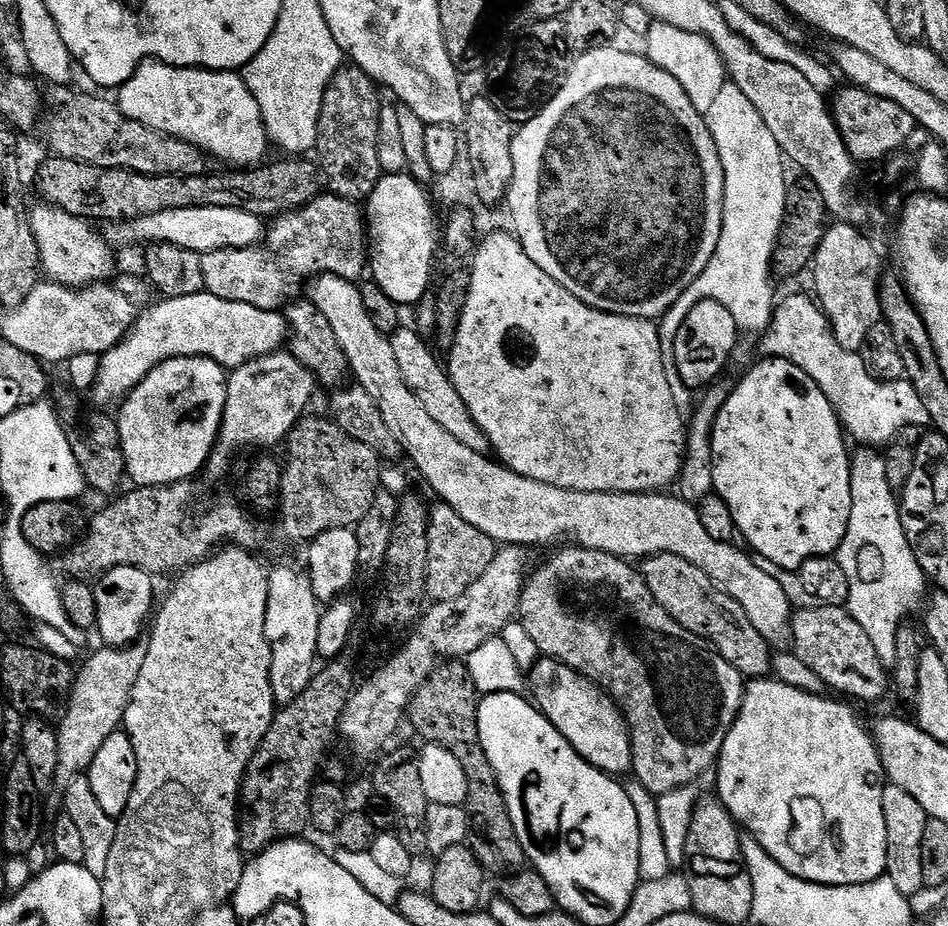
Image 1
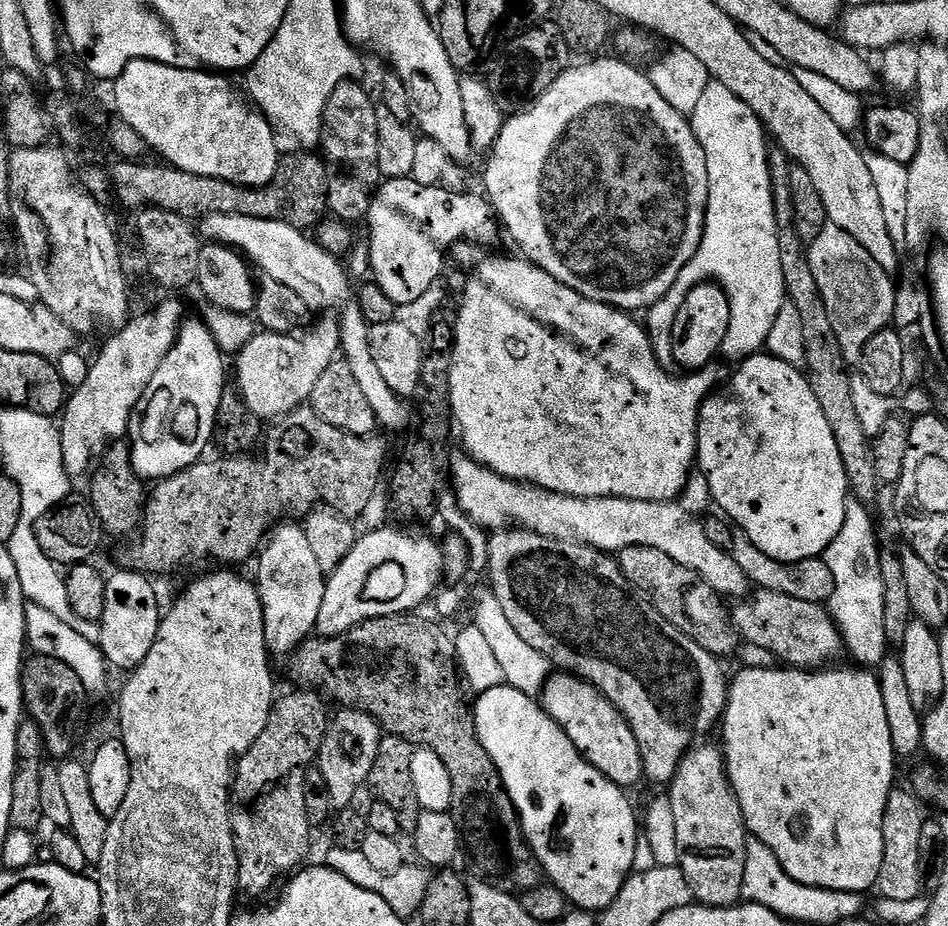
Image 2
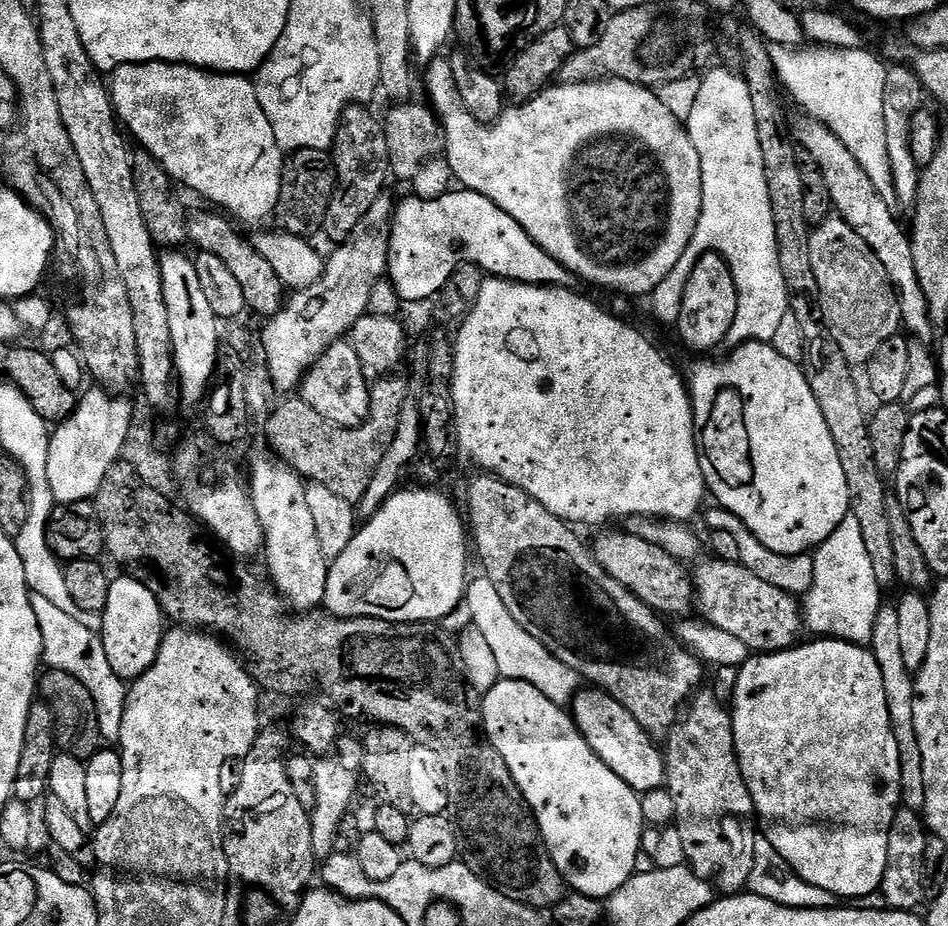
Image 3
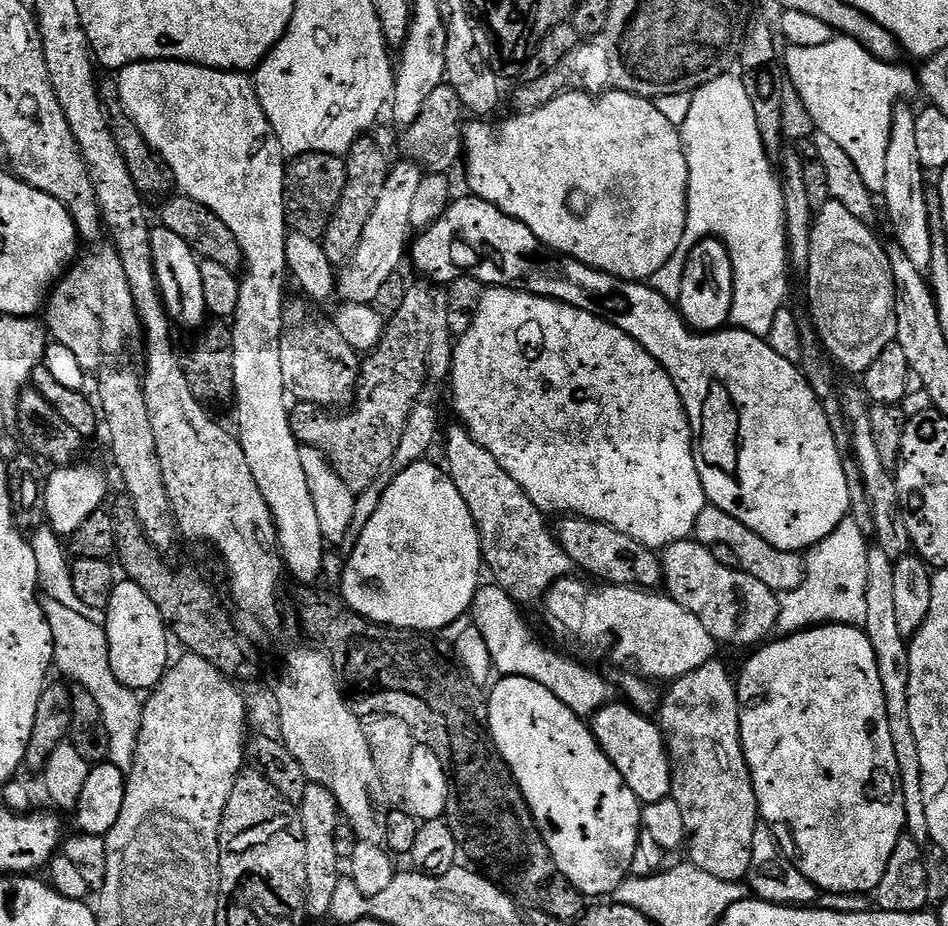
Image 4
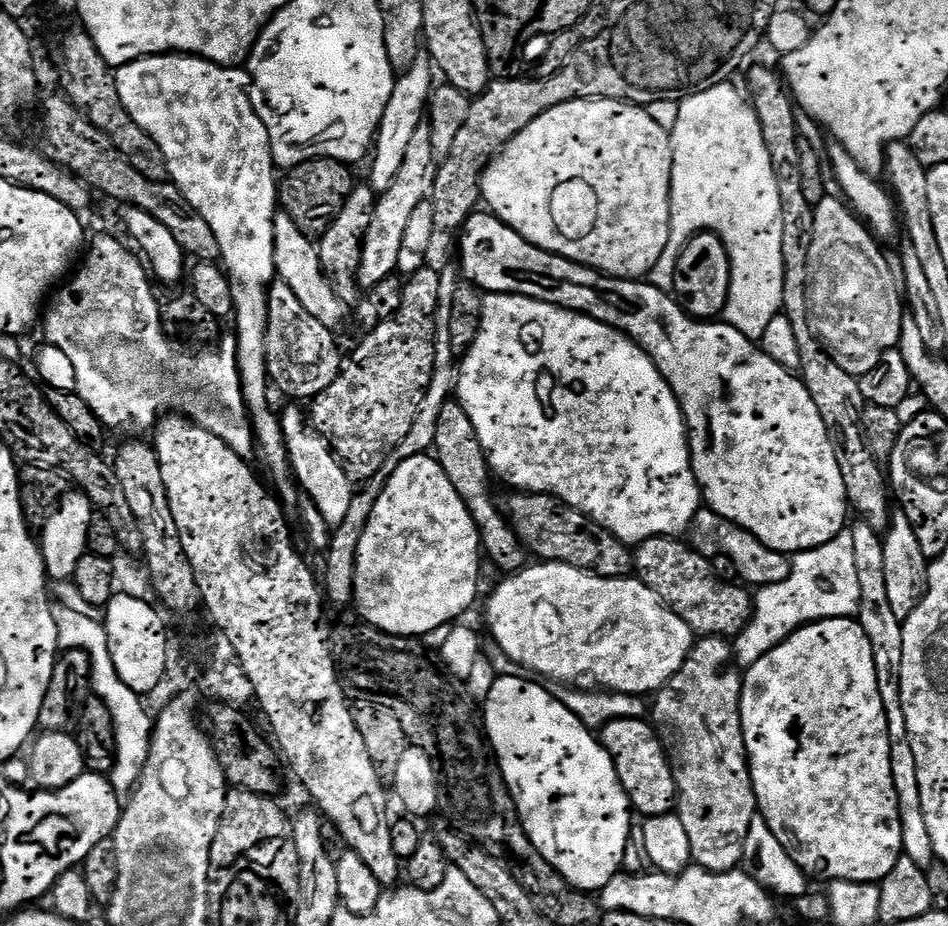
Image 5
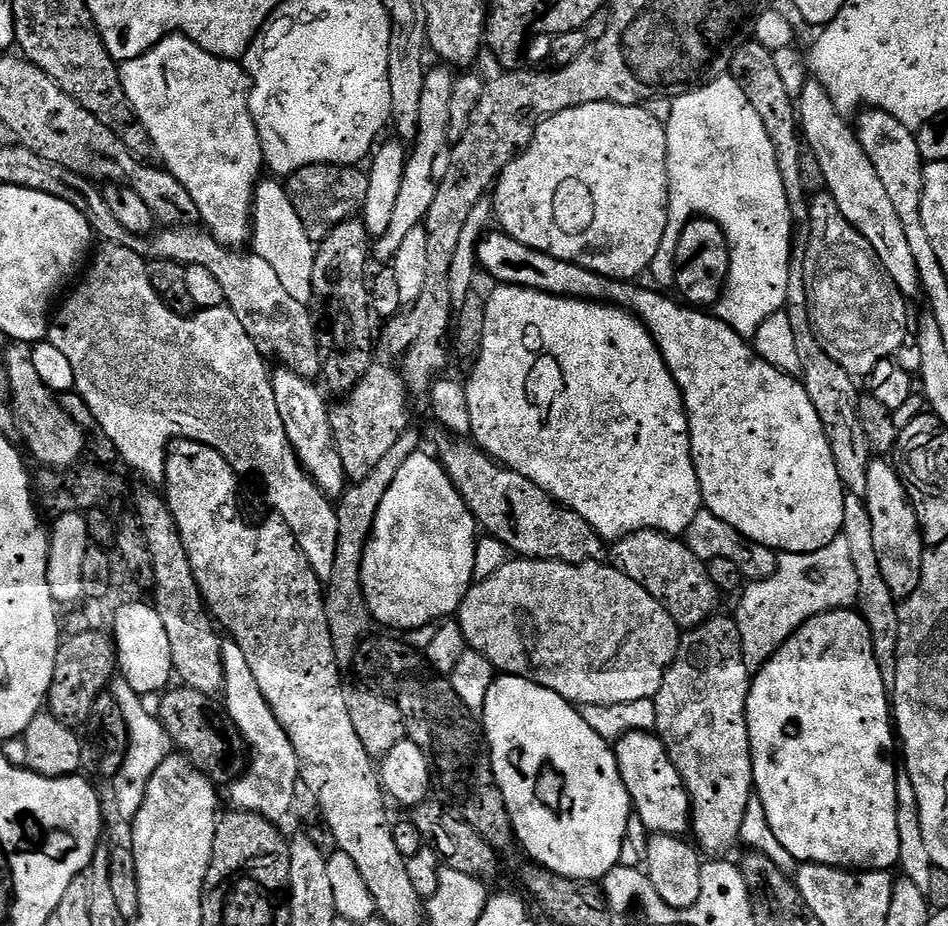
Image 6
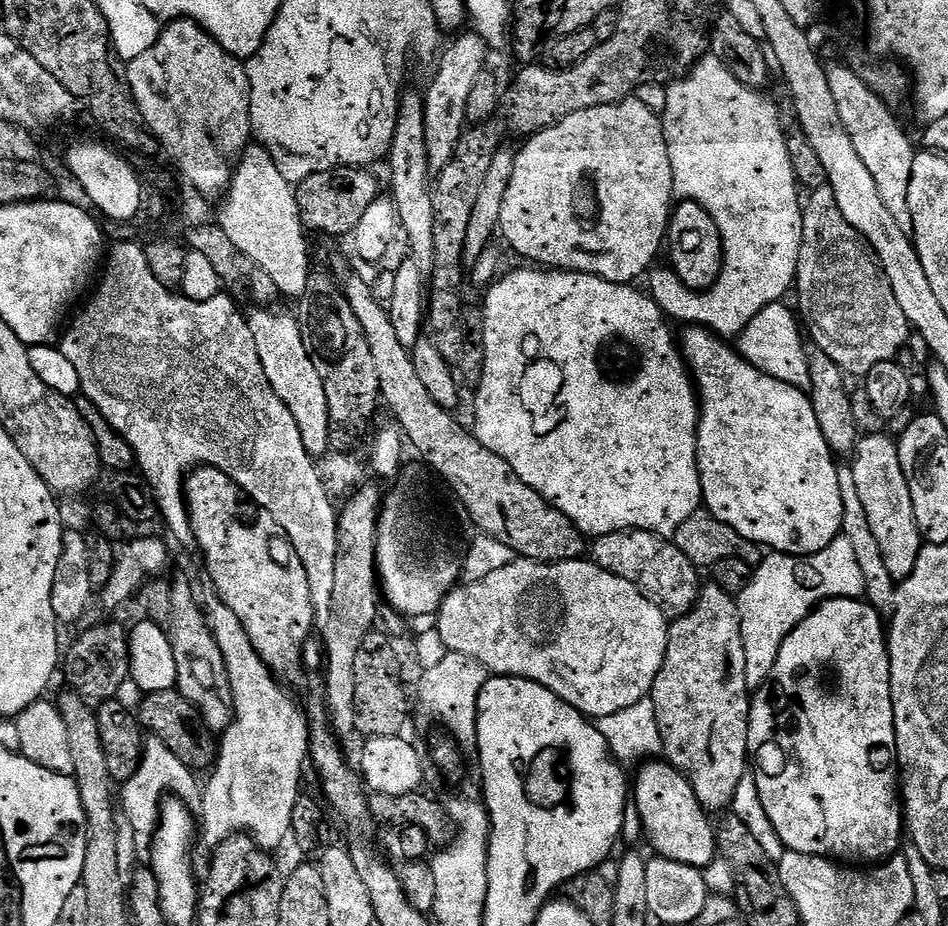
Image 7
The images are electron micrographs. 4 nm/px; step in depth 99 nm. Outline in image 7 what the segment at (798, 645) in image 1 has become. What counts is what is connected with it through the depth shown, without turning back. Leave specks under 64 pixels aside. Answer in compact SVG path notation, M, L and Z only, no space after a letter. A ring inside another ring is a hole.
M633 530L595 537L590 544L590 559L602 570L626 578L626 582L650 598L666 617L685 616L700 596L702 579L696 573L699 572L697 565L692 564L671 539L657 536L655 532Z

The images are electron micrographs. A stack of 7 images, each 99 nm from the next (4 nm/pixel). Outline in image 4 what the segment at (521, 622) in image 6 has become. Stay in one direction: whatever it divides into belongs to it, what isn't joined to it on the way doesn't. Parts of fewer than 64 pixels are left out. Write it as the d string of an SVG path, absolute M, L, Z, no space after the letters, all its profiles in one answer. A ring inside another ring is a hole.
M572 579L558 580L548 589L548 612L578 643L585 644L588 648L612 648L614 663L628 664L624 666L631 666L658 682L671 682L679 676L698 670L698 666L706 666L706 662L717 659L718 645L710 630L706 630L706 626L702 626L702 622L698 622L698 618L694 618L690 610L678 606L678 602L674 602L666 594L639 586L618 584L596 586L600 588L592 588L588 592L582 581Z

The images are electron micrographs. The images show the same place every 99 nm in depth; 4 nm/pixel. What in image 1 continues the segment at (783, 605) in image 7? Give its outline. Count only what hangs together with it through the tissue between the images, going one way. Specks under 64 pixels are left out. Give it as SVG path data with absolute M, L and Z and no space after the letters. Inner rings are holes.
M860 446L851 453L850 490L852 509L846 538L842 538L838 559L848 583L848 613L870 634L878 658L886 666L895 662L895 635L900 625L926 604L926 577L900 521L897 493L887 480L885 457L872 446Z

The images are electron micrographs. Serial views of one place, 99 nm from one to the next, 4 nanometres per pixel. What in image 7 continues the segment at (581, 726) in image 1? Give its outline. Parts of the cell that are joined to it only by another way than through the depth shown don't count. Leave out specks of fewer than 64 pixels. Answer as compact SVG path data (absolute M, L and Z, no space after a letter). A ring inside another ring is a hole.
M656 758L651 762L644 762L639 765L640 773L634 780L634 803L638 806L640 815L640 828L648 835L652 843L653 853L656 856L665 856L670 862L682 862L682 866L694 866L701 870L717 859L717 829L712 826L709 813L698 802L690 782L671 764L663 759Z

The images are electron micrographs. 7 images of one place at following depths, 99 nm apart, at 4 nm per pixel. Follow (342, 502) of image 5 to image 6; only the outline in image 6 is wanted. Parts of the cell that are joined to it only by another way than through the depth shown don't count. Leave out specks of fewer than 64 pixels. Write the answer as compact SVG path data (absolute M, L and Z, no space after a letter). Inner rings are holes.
M280 366L272 372L274 386L274 402L278 402L278 414L282 414L282 426L286 426L286 438L290 438L290 446L300 459L300 465L308 473L308 477L318 485L329 498L339 498L346 491L346 477L342 458L336 449L336 441L332 439L330 426L330 404L315 388L311 379L294 374L288 368Z

